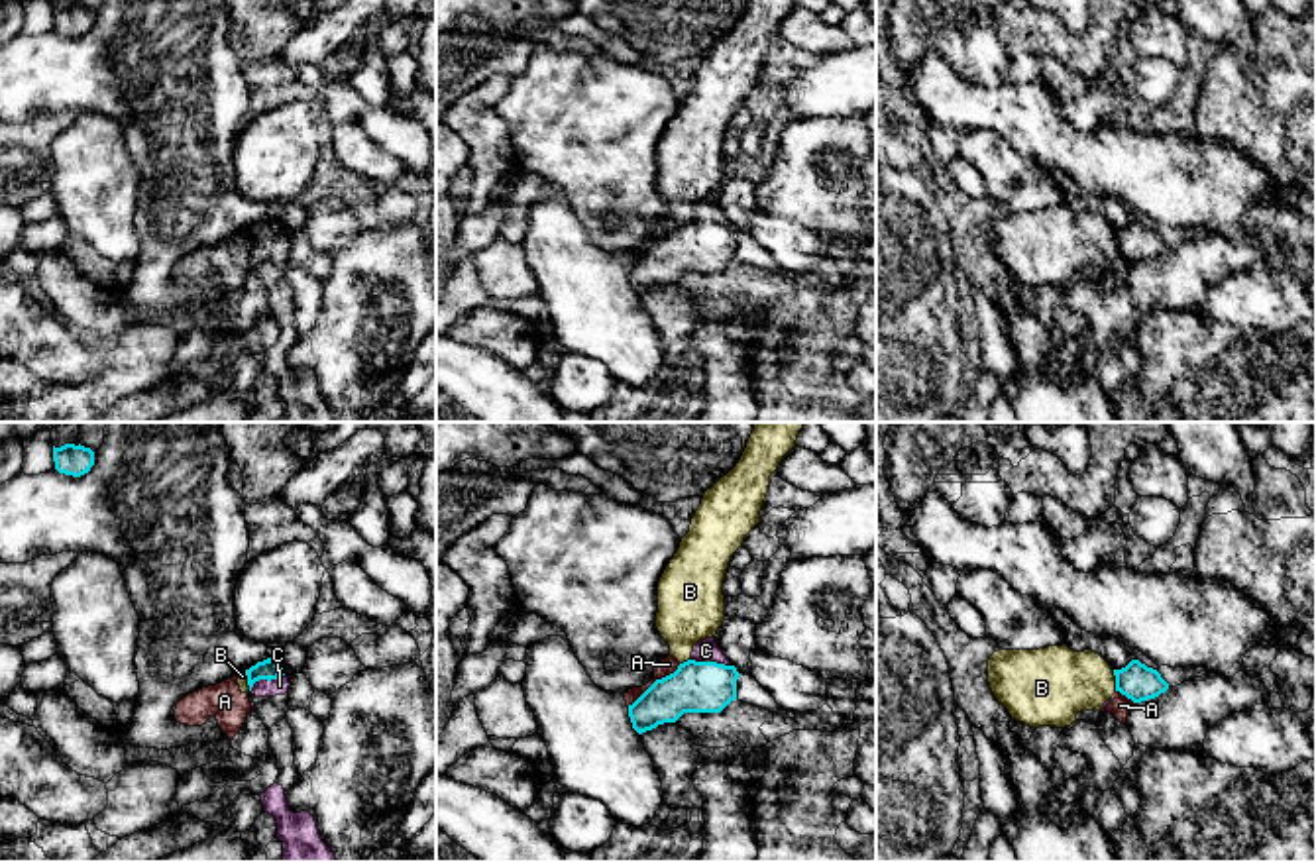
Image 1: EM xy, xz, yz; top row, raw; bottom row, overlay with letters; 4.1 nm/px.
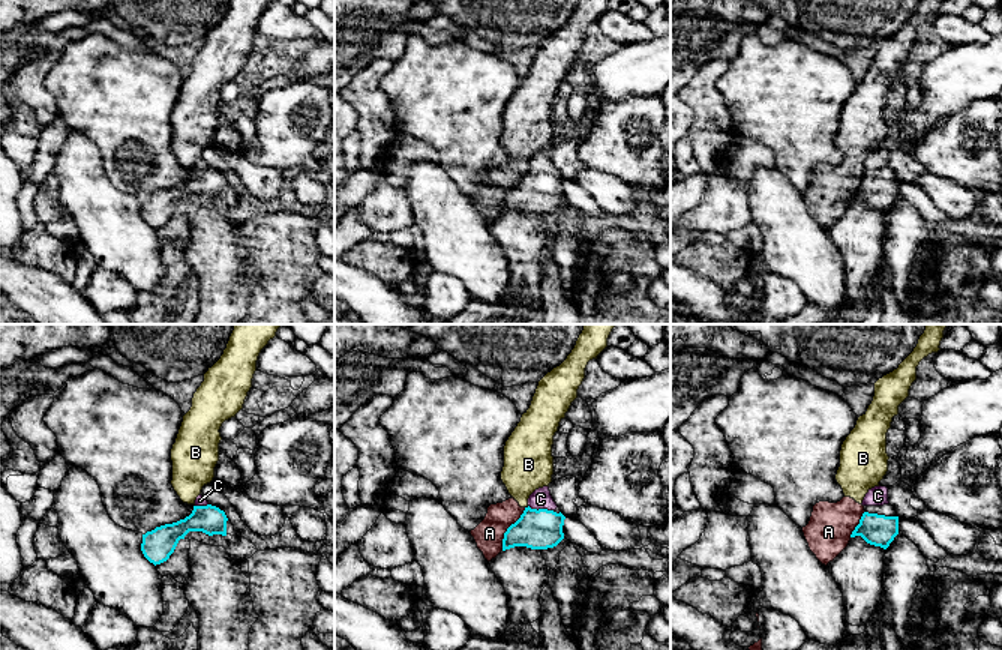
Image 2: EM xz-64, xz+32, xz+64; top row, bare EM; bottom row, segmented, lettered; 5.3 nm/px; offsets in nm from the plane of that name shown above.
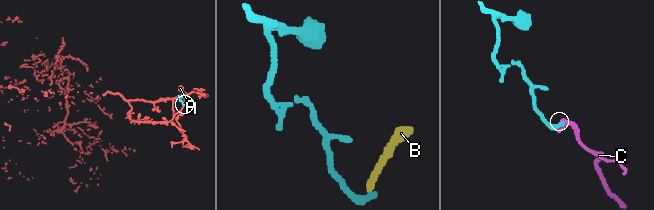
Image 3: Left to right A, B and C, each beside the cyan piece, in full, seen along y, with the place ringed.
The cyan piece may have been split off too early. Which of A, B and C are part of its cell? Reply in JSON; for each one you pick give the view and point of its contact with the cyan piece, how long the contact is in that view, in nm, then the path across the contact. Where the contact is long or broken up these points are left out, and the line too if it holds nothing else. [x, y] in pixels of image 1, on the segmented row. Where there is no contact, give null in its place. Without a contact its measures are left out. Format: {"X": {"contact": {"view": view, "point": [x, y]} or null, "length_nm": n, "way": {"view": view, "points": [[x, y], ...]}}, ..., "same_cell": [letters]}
{"C": {"contact": {"view": "xy", "point": [264, 678]}, "length_nm": 160, "way": {"view": "xy", "points": [[270, 668], [264, 678], [279, 686]]}}, "same_cell": ["C"]}

